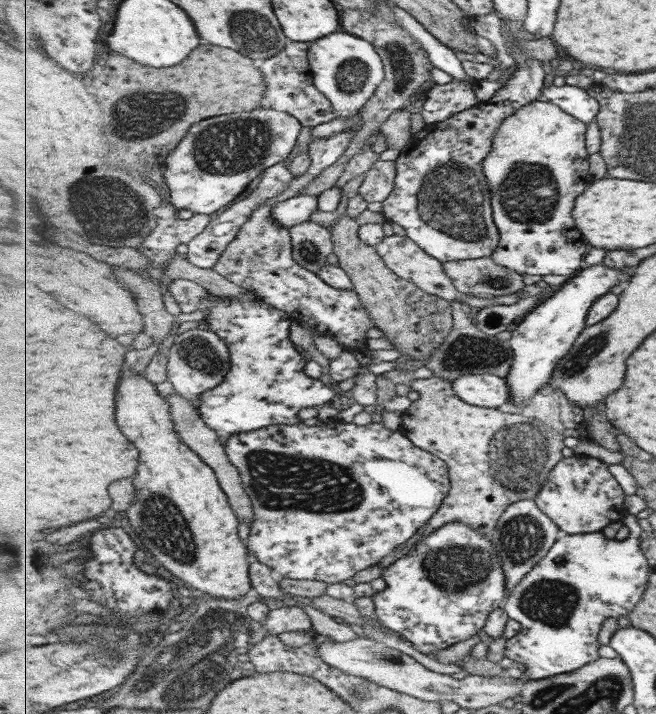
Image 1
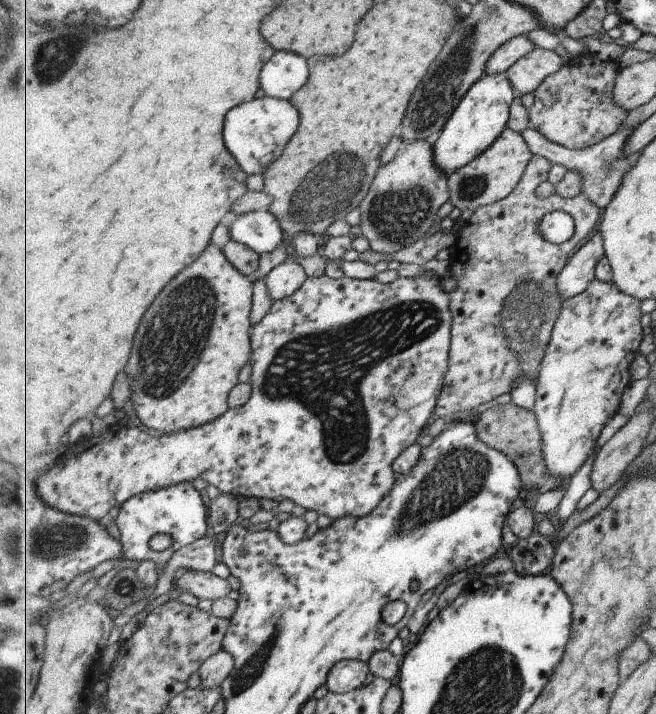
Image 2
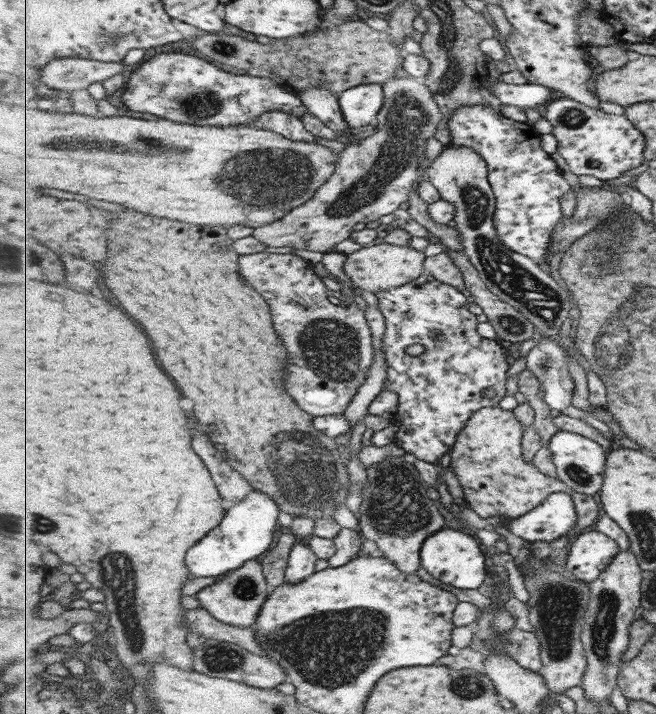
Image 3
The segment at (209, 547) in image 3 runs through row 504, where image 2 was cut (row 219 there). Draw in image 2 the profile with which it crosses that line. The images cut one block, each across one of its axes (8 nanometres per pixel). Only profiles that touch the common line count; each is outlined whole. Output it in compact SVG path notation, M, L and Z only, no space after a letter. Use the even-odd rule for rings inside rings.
M270 210L247 212L237 218L228 219L230 237L257 254L271 254L285 240L282 226Z

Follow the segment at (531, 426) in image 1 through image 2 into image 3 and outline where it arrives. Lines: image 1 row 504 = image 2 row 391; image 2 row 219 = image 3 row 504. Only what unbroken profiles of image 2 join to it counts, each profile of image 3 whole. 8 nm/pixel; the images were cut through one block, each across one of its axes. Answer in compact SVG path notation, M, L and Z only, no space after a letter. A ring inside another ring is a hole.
M485 407L469 418L467 426L457 436L448 467L455 474L472 510L483 519L495 515L505 518L525 517L555 493L569 492L569 500L577 510L577 526L569 532L569 536L589 526L597 526L604 514L600 500L571 491L563 480L544 475L535 464L527 462L523 452L524 428L513 410Z

